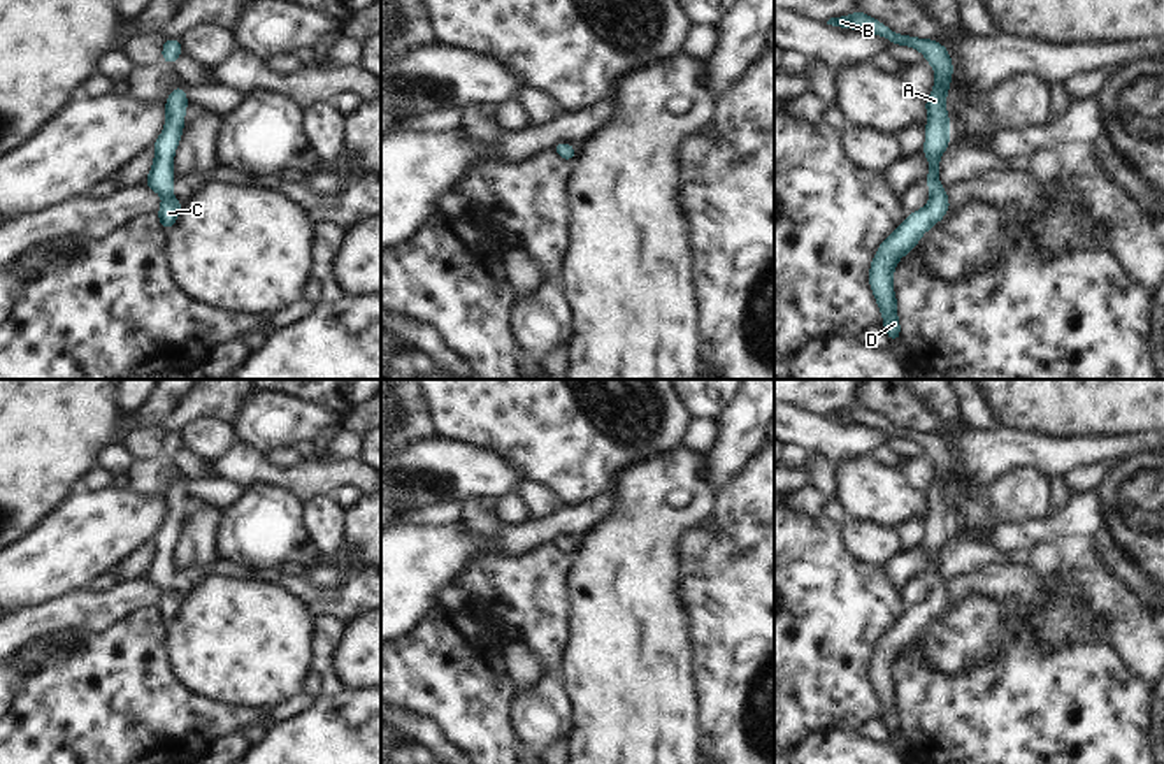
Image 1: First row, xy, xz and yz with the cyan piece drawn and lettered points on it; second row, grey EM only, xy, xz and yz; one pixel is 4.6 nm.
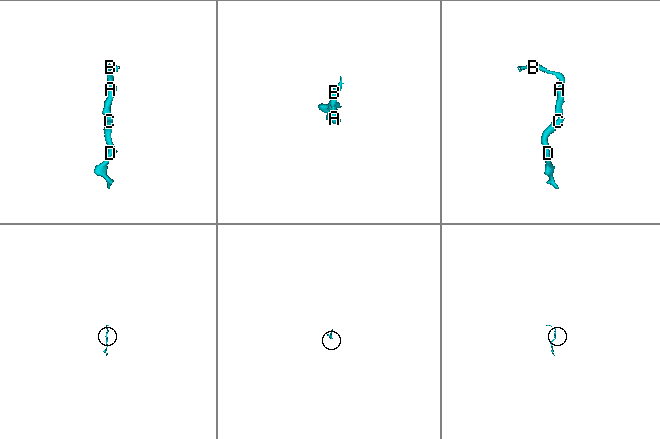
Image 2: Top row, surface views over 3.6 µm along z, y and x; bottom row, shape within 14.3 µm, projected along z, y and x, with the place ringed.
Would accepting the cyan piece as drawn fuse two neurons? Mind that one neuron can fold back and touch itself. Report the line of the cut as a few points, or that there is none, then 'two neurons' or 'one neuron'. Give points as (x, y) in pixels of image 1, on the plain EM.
cut none; one neuron

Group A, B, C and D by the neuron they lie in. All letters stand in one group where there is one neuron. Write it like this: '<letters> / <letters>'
A B C D

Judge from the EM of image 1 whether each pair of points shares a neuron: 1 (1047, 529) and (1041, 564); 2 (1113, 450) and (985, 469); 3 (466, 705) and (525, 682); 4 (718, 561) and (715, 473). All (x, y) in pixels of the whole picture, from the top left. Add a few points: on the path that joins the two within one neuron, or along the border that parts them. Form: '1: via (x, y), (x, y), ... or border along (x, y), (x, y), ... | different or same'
1: border along (1052, 541), (1043, 541), (1029, 552) | different
2: via (1082, 450), (1017, 452) | same
3: border along (511, 685), (517, 691) | different
4: border along (748, 462), (717, 490) | different

